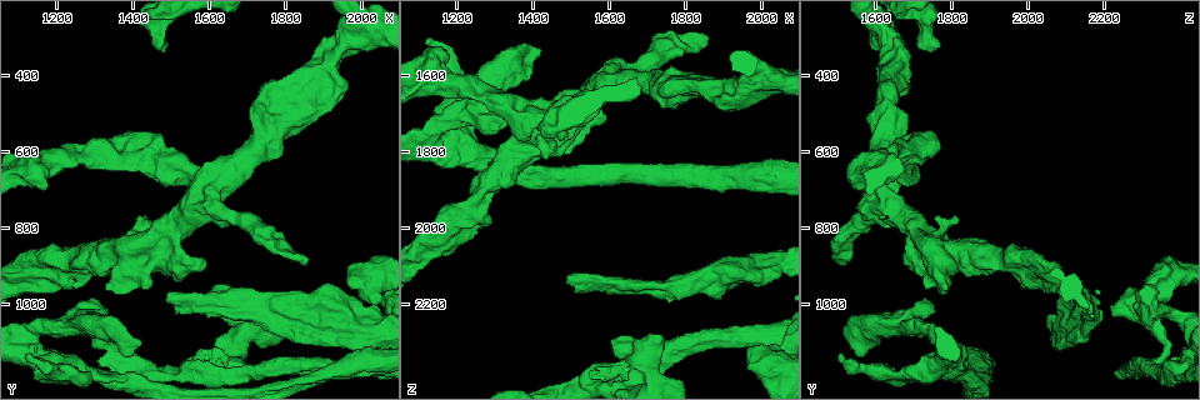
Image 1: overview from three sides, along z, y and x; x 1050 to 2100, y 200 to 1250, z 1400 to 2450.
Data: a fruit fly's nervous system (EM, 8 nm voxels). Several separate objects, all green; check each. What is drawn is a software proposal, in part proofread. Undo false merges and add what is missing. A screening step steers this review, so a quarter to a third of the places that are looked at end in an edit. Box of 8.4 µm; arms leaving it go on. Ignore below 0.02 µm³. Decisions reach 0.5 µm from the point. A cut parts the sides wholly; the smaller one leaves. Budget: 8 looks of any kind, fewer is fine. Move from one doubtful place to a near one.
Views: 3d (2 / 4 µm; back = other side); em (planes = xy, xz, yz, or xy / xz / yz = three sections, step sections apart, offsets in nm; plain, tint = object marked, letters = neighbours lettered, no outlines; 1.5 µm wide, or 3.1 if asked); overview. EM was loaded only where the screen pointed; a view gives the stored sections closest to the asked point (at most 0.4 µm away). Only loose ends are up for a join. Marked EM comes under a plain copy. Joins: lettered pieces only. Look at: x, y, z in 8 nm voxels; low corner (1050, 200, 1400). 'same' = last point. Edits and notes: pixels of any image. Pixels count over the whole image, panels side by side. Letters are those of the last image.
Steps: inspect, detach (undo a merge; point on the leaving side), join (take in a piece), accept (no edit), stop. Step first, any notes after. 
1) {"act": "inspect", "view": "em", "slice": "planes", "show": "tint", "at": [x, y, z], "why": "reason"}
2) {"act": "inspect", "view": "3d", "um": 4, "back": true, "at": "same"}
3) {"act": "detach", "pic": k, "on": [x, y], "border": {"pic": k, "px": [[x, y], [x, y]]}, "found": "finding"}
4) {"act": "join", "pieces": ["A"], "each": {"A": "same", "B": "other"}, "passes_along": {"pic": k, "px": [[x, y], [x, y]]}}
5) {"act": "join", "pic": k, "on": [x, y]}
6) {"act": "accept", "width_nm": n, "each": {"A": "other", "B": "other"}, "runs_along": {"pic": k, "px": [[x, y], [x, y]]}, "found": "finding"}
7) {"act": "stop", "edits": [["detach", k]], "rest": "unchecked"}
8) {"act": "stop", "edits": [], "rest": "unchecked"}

{"act": "inspect", "view": "em", "slice": "xz", "step": 4, "show": "letters", "at": [1810, 1090, 2165], "why": "thick end"}

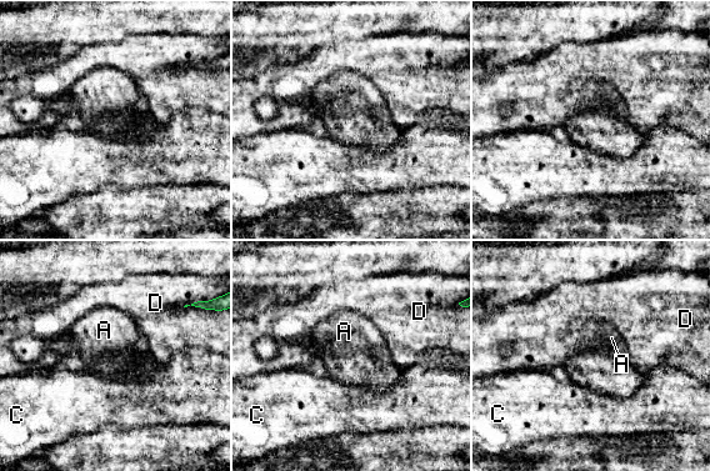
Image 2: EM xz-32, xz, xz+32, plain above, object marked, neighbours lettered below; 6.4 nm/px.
{"act": "inspect", "view": "em", "slice": "planes", "show": "letters", "at": "same"}

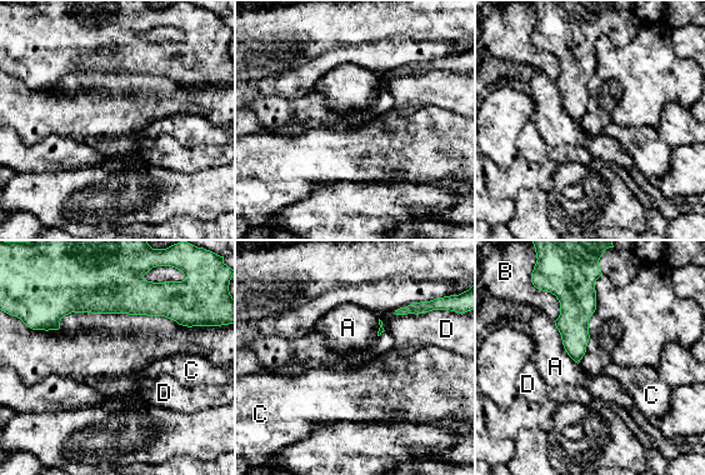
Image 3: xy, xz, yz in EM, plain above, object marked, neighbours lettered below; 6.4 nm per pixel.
{"act": "accept", "longest_contact_nm": ["A", 320], "each": {"A": "other", "B": "other", "C": "other", "D": "other"}, "border": {"pic": 3, "px": [[553, 321], [564, 350], [578, 364]]}, "found": "none of them fits"}

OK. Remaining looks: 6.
{"act": "inspect", "view": "em", "slice": "yz", "step": 4, "show": "tint", "at": [1490, 990, 2135], "why": "an open end"}

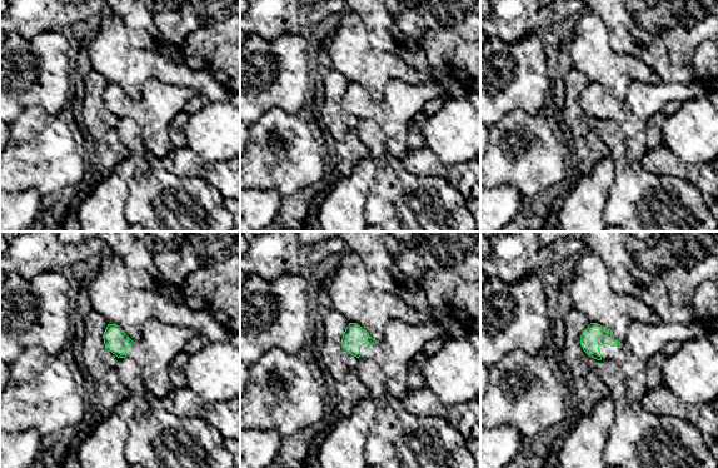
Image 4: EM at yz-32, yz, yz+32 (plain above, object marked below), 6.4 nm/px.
{"act": "inspect", "view": "em", "slice": "planes", "show": "letters", "at": "same"}

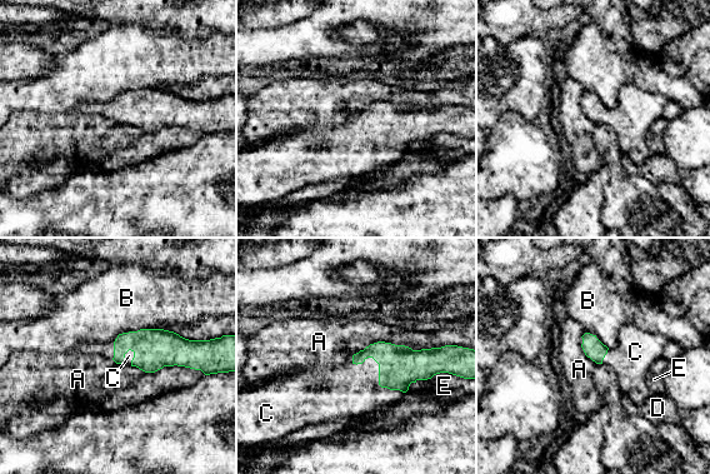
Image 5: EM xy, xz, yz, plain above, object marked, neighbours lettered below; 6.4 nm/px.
{"act": "join", "pieces": ["C"], "each": {"A": "other", "B": "other", "C": "same", "D": "other", "E": "other"}, "passes_along": {"pic": 5, "px": [[399, 365], [379, 373], [351, 392]]}, "found": "it goes on there"}

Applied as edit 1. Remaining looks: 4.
{"act": "inspect", "view": "3d", "um": 4, "at": [1855, 875, 1500], "why": "an open end"}

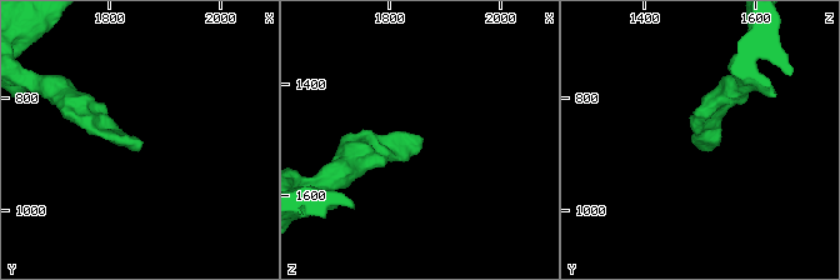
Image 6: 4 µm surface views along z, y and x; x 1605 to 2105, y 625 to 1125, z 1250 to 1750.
{"act": "inspect", "view": "em", "slice": "planes", "show": "letters", "at": [1855, 875, 1500], "why": "now the EM"}

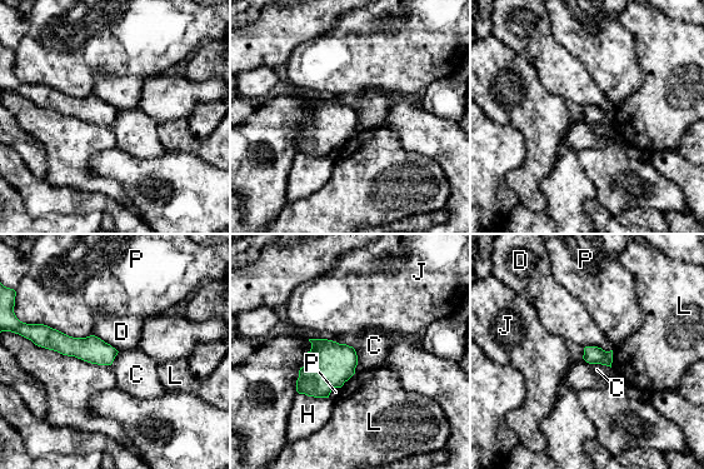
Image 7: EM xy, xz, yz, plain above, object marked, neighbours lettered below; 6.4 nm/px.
{"act": "accept", "longest_contact_nm": ["P", 440], "each": {"C": "other", "D": "other", "H": "other", "J": "other", "L": "other", "P": "other"}, "found": "none of them fits"}

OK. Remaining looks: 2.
{"act": "stop", "edits": [["join", 5]], "rest": "unchecked"}

